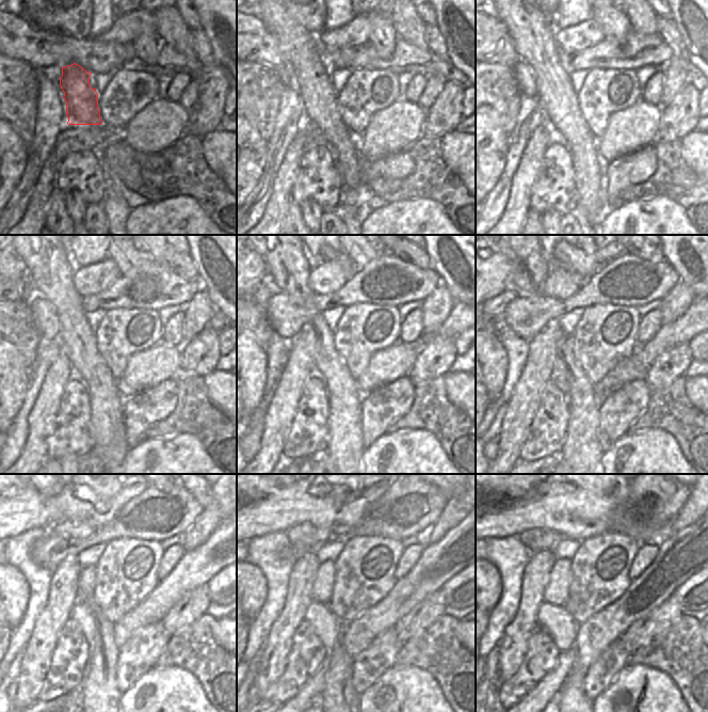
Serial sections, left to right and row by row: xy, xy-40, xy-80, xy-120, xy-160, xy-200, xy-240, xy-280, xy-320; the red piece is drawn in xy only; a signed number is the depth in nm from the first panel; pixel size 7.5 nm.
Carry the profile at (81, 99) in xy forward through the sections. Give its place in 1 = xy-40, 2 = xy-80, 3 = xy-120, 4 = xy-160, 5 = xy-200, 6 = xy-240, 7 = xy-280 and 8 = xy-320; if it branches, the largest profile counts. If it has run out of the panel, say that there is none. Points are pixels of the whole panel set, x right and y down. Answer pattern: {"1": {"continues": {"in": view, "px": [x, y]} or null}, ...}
{"1": {"continues": {"in": "xy-40", "px": [312, 81]}}, "2": {"continues": {"in": "xy-80", "px": [533, 36]}}, "3": {"continues": {"in": "xy-120", "px": [50, 269]}}, "4": {"continues": {"in": "xy-160", "px": [344, 449]}}, "5": {"continues": {"in": "xy-200", "px": [580, 452]}}, "6": {"continues": {"in": "xy-240", "px": [99, 691]}}, "7": {"continues": {"in": "xy-280", "px": [338, 691]}}, "8": {"continues": {"in": "xy-320", "px": [573, 691]}}}

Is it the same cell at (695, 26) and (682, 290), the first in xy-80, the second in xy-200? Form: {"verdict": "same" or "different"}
{"verdict": "different"}

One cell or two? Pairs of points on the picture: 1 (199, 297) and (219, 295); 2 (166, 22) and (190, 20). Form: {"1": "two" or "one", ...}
{"1": "two", "2": "two"}

